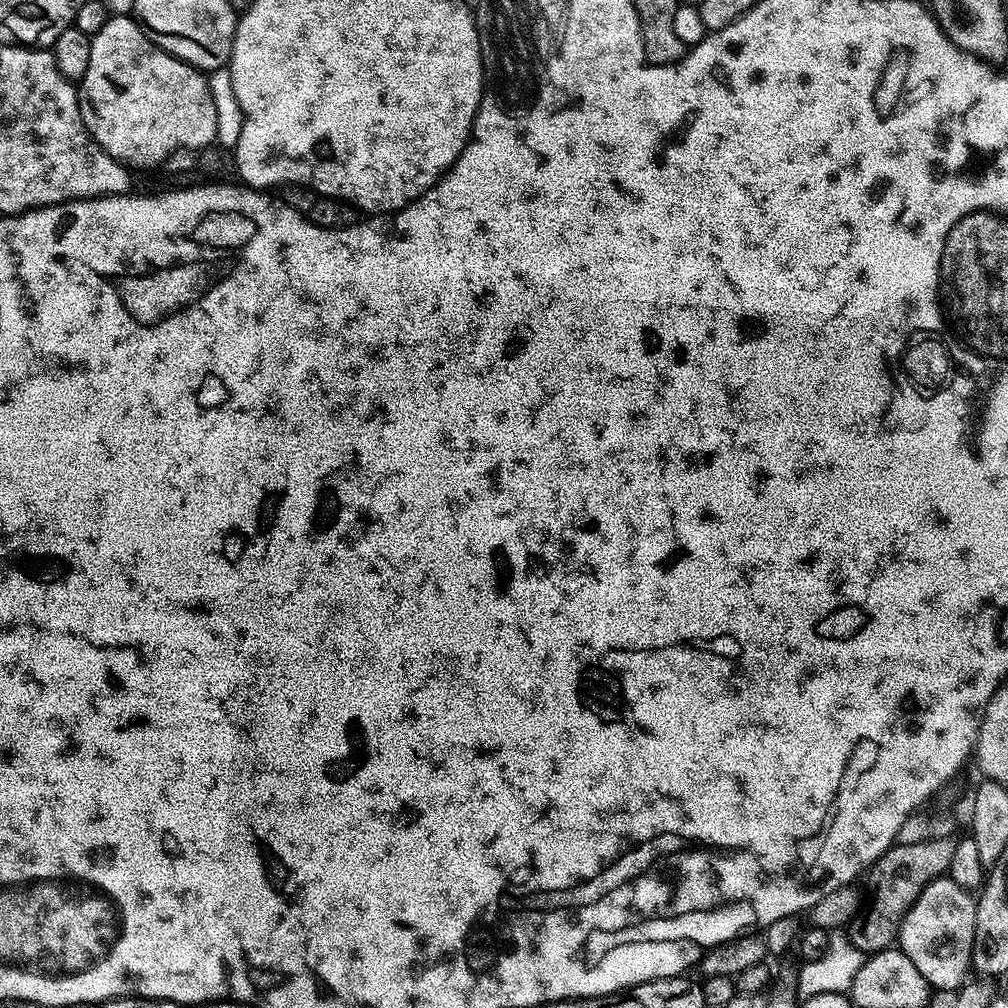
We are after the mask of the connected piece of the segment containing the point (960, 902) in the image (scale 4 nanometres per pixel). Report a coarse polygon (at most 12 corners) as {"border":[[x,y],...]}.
{"border":[[932,880],[898,948],[933,989],[965,983],[976,900]]}

